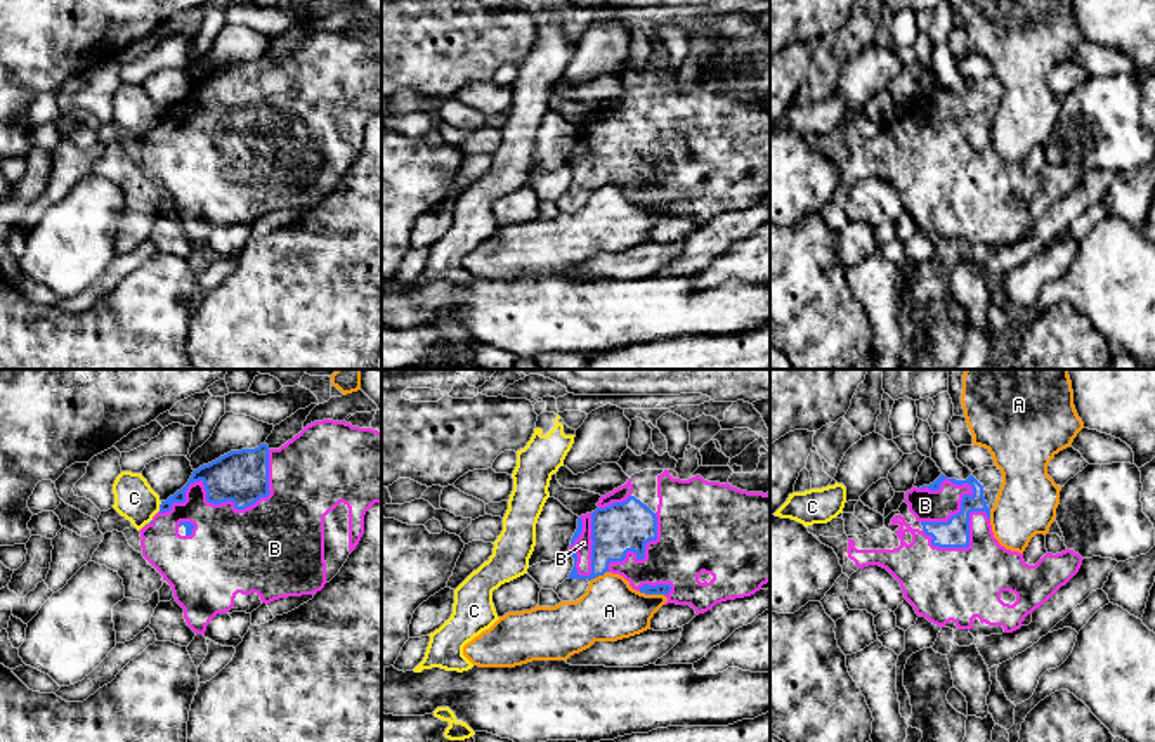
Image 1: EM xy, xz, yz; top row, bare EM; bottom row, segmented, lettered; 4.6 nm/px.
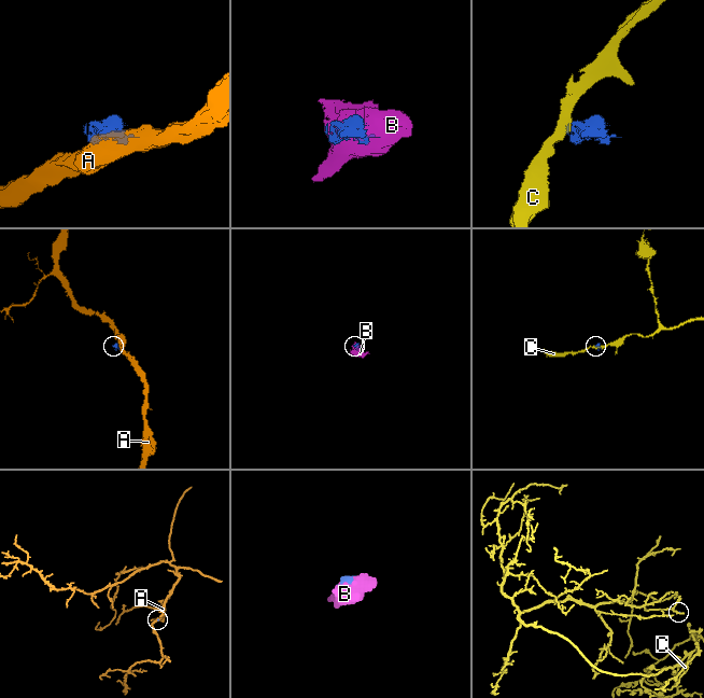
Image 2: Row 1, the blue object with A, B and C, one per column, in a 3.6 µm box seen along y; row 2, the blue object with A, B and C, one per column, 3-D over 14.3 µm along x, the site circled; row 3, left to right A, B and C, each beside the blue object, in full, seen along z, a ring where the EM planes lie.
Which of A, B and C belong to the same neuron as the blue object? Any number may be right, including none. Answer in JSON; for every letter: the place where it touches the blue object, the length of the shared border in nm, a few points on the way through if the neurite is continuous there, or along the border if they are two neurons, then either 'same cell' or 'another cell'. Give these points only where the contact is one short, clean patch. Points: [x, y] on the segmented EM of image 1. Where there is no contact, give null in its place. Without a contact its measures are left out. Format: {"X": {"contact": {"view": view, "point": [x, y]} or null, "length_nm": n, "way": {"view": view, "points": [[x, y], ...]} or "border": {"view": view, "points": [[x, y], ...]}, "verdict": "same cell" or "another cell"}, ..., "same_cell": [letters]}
{"A": {"contact": {"view": "xz", "point": [651, 593]}, "length_nm": 120, "verdict": "another cell"}, "B": {"contact": {"view": "xy", "point": [224, 501]}, "length_nm": 600, "verdict": "same cell"}, "C": {"contact": {"view": "xy", "point": [160, 507]}, "length_nm": 50, "border": {"view": "xy", "points": [[162, 501], [158, 510]]}, "verdict": "another cell"}, "same_cell": ["B"]}

